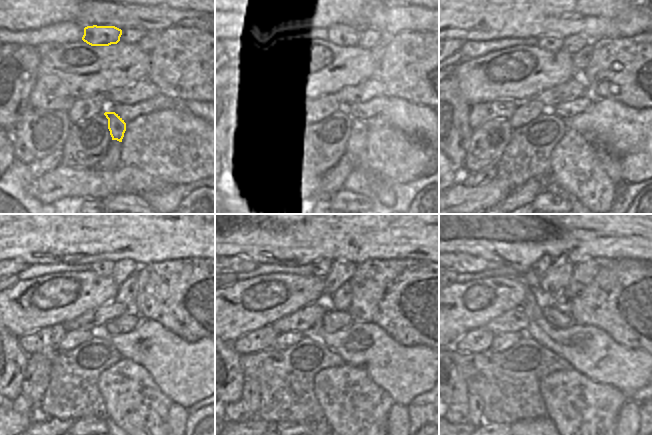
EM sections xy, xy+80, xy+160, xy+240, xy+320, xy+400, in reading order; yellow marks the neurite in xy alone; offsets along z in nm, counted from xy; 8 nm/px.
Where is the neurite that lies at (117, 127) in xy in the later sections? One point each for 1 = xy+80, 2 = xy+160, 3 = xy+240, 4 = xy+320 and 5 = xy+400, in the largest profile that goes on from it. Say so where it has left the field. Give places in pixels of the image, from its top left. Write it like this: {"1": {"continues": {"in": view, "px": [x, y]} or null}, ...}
{"1": {"continues": {"in": "xy+80", "px": [348, 128]}}, "2": {"continues": {"in": "xy+160", "px": [574, 164]}}, "3": {"continues": {"in": "xy+240", "px": [134, 402]}}, "4": {"continues": {"in": "xy+320", "px": [356, 409]}}, "5": {"continues": {"in": "xy+400", "px": [585, 412]}}}

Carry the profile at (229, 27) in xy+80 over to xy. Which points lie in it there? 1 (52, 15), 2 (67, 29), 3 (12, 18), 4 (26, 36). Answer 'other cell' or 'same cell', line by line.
1: same cell
2: other cell
3: same cell
4: other cell

